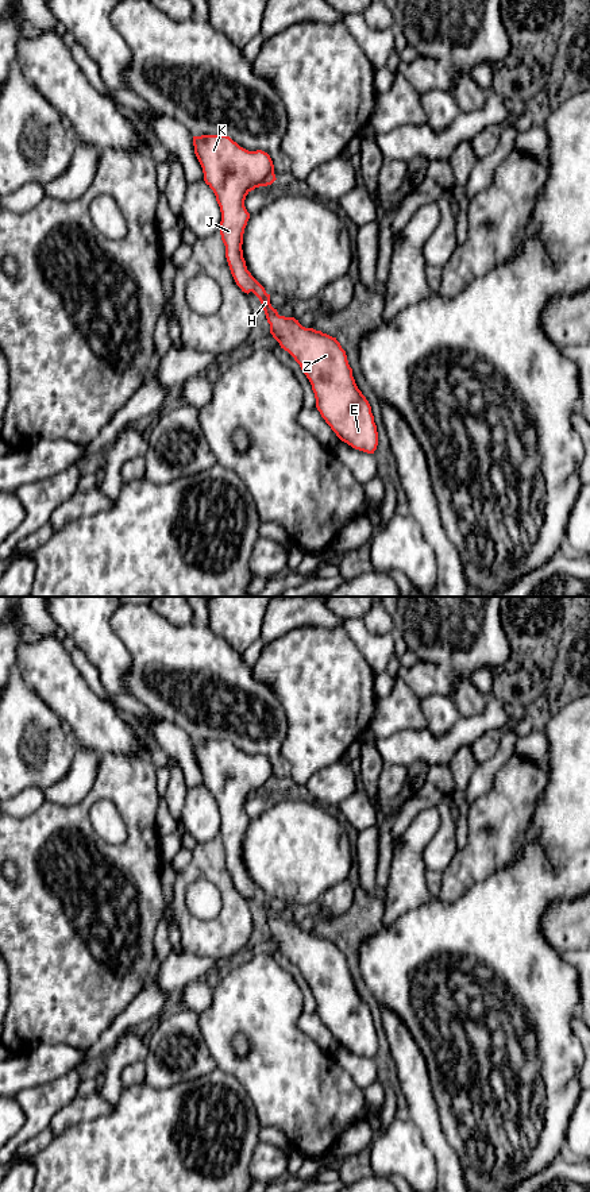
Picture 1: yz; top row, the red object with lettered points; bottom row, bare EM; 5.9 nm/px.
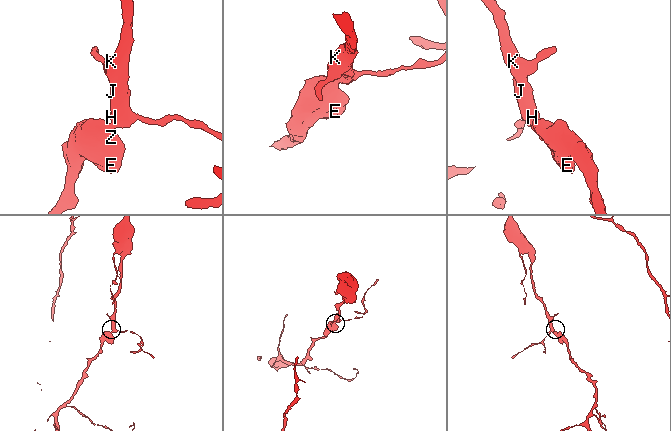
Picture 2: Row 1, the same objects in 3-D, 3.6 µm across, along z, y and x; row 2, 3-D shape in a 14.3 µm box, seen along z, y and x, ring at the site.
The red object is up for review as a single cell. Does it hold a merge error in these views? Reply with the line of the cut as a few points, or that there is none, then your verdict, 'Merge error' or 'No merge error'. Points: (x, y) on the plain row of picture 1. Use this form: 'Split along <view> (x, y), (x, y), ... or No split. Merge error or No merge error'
No split. No merge error

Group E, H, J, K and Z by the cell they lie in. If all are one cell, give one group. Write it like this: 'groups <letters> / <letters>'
groups E H J K Z

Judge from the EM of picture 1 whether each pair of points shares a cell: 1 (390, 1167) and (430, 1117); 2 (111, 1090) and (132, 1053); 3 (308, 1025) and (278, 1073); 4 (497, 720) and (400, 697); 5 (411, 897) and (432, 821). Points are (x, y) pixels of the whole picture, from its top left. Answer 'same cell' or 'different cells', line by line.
1: different cells
2: same cell
3: different cells
4: different cells
5: same cell

